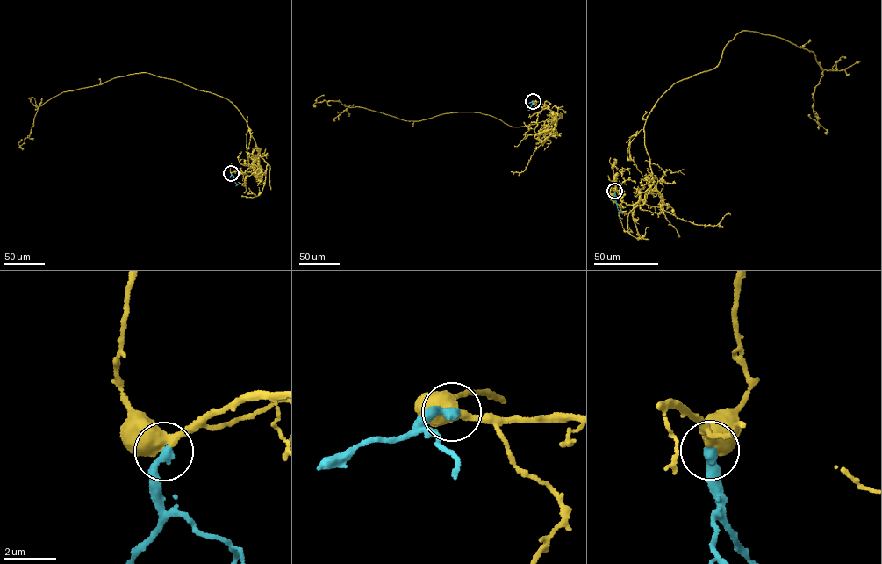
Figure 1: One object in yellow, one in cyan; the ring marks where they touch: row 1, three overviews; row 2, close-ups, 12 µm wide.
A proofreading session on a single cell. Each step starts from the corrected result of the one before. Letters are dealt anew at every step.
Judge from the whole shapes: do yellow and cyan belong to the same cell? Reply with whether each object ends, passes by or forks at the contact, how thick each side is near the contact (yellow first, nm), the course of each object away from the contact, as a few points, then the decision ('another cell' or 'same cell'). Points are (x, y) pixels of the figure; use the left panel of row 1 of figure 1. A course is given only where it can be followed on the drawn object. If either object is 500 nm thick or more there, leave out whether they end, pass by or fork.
550/400 nm | yellow via (231, 173), (264, 174), (268, 165), (238, 109), (146, 73), (52, 97), (19, 145), (22, 139) | cyan via (231, 173), (236, 184), (239, 183) | same cell

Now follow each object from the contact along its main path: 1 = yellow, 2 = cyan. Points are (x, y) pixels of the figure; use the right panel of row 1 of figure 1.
1: (614, 191), (634, 205), (652, 184), (647, 117), (742, 31), (813, 51), (821, 126), (808, 114)
2: (614, 191), (619, 210)

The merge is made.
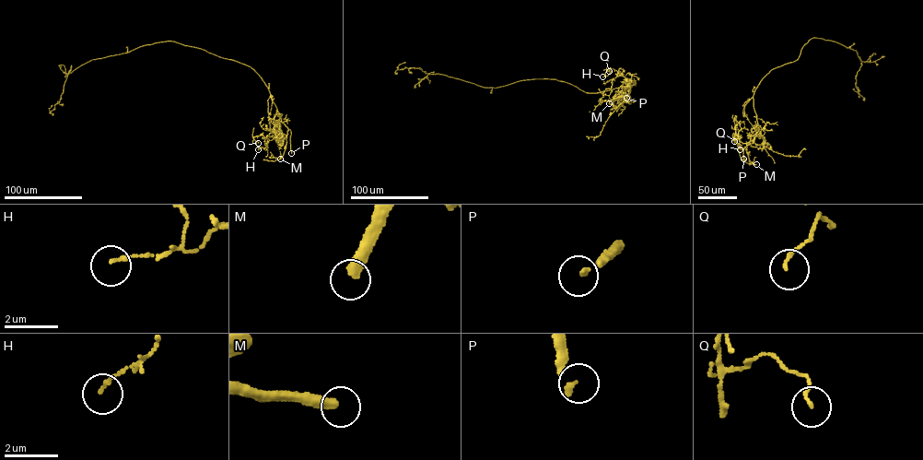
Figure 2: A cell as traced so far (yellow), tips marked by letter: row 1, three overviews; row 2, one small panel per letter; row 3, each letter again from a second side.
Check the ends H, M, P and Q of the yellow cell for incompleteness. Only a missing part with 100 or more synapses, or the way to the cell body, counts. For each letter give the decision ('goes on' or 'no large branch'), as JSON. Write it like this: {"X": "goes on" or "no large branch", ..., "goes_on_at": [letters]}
{"H": "no large branch", "M": "goes on", "P": "goes on", "Q": "no large branch", "goes_on_at": ["M", "P"]}

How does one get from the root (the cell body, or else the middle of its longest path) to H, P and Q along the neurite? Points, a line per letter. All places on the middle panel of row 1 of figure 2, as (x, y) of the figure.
H: (575, 86), (592, 93), (632, 85), (625, 100), (629, 101), (630, 84), (625, 76), (607, 68), (602, 76)
P: (575, 86), (592, 93), (632, 85), (625, 100), (630, 103), (629, 96), (626, 98)
Q: (575, 86), (592, 93), (632, 85), (625, 100), (629, 101), (629, 82), (616, 70), (606, 68), (609, 71)

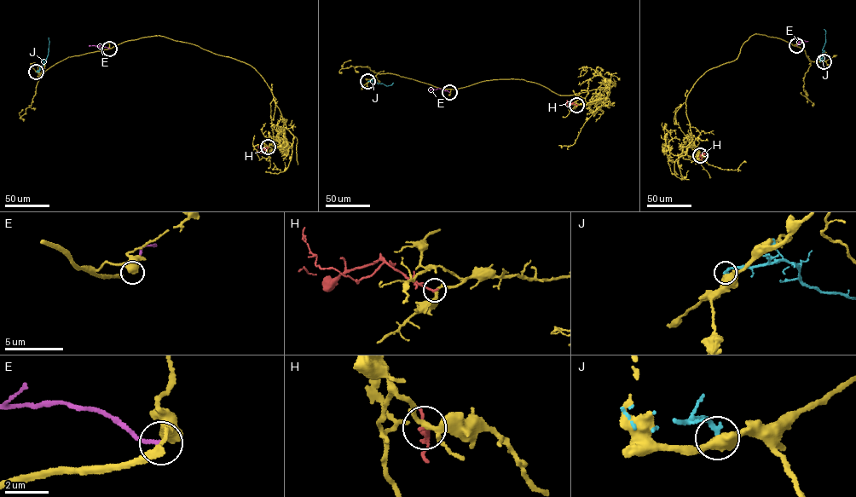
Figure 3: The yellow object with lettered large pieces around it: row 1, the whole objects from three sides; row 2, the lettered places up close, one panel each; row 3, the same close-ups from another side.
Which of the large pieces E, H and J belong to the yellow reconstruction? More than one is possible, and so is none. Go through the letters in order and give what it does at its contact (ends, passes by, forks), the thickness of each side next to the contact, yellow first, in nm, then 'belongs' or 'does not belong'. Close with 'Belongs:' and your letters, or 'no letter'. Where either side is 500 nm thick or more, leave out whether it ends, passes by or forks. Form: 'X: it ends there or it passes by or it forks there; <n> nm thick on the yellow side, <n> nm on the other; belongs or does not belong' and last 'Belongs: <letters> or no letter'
E: 650 nm thick on the yellow side, 170 nm on the other; does not belong
H: it ends there; 220 nm thick on the yellow side, 220 nm on the other; does not belong
J: 500 nm thick on the yellow side, 240 nm on the other; does not belong
Belongs: no letter

